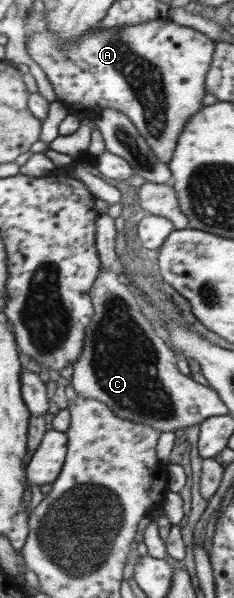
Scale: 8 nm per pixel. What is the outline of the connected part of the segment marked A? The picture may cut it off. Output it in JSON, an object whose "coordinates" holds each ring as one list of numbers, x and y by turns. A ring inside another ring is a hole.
{"coordinates":[[168,18,110,29,100,29,100,26,96,26,70,43,58,39,56,33,52,33,45,24,46,19,38,23,37,30,28,40,27,51,44,70,58,100,67,105,82,104,82,114,92,119,106,108,120,110,134,123,157,158,169,163,186,122,198,110,204,108,202,98,206,96,205,80,216,42,210,40,206,34,188,26,178,25]]}

